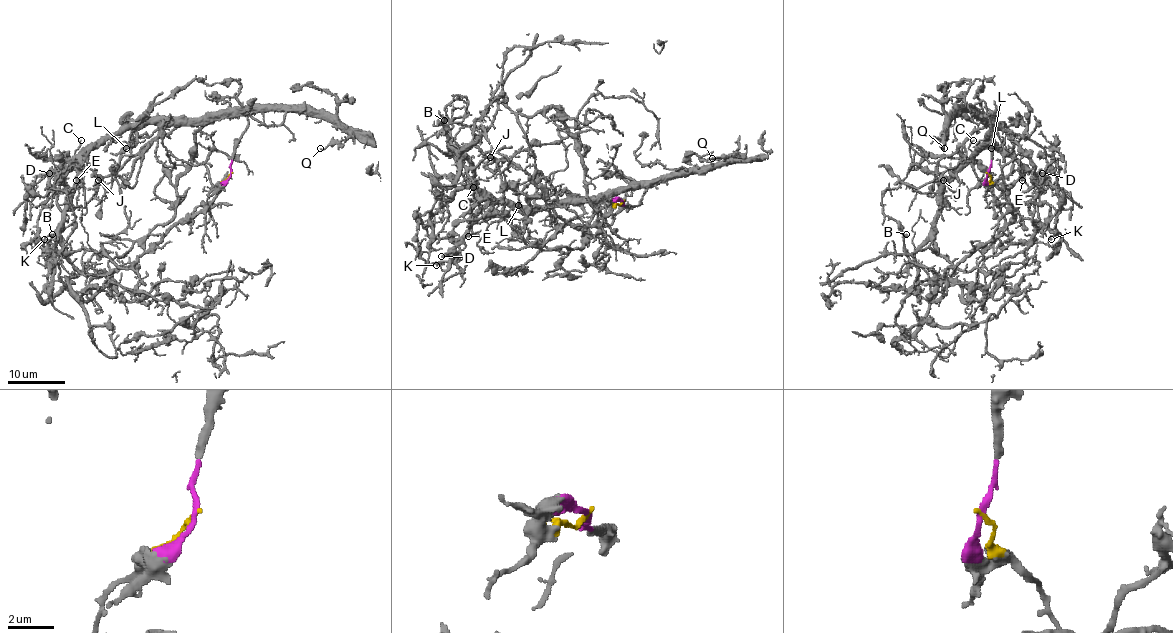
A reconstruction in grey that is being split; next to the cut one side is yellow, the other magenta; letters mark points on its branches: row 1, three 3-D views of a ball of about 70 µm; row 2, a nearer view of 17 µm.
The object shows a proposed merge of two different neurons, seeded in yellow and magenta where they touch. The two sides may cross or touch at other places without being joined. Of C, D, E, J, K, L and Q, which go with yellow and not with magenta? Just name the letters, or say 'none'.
none

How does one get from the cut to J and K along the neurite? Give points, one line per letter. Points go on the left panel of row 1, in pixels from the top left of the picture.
J: (231, 173), (251, 101), (195, 119), (122, 126), (82, 157), (99, 180)
K: (231, 173), (251, 101), (195, 119), (122, 126), (59, 182), (63, 219), (44, 239)

